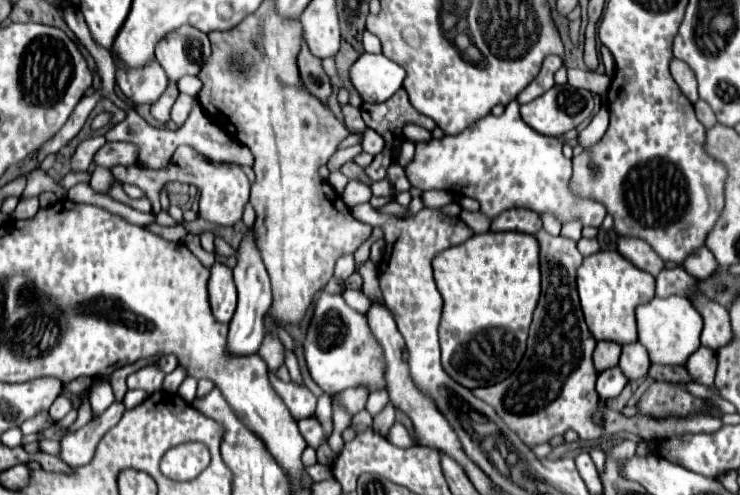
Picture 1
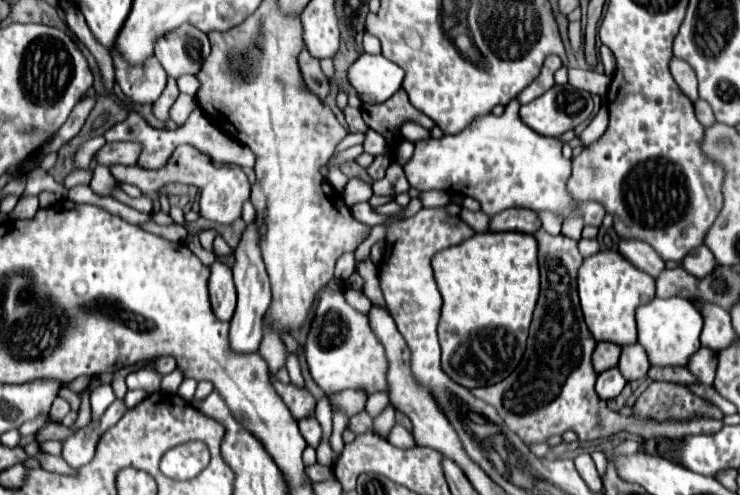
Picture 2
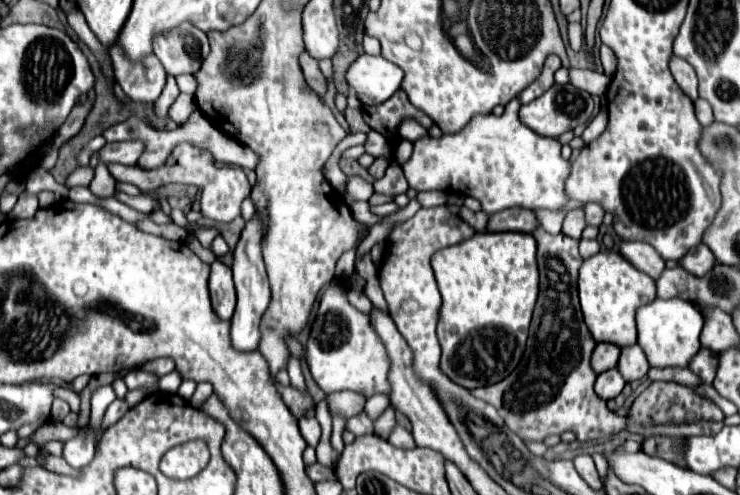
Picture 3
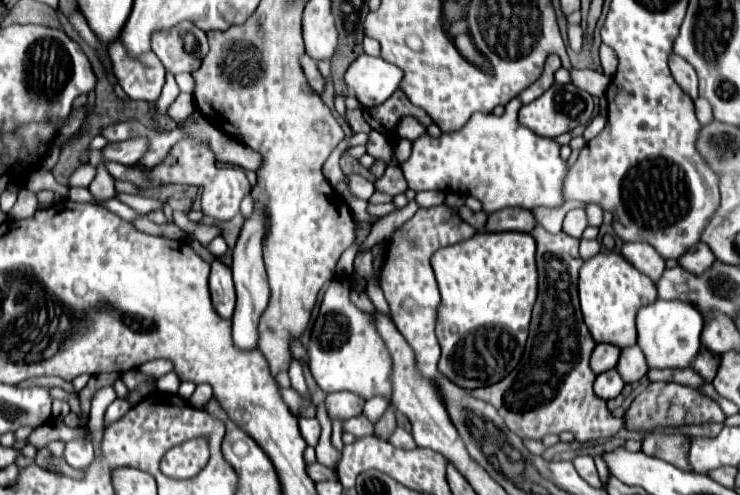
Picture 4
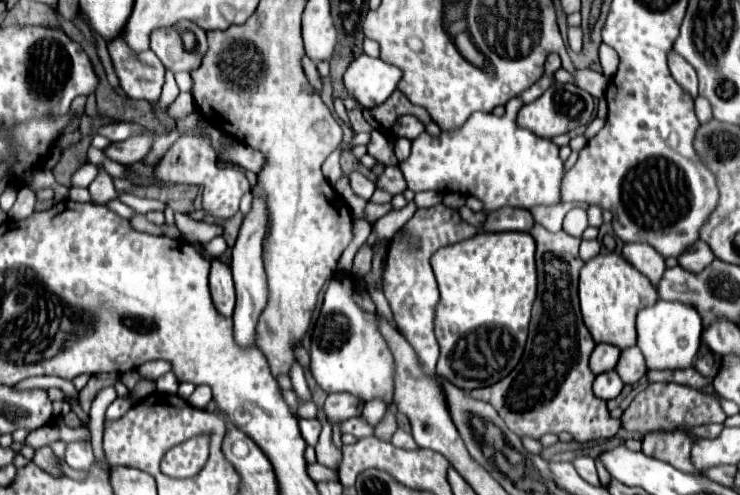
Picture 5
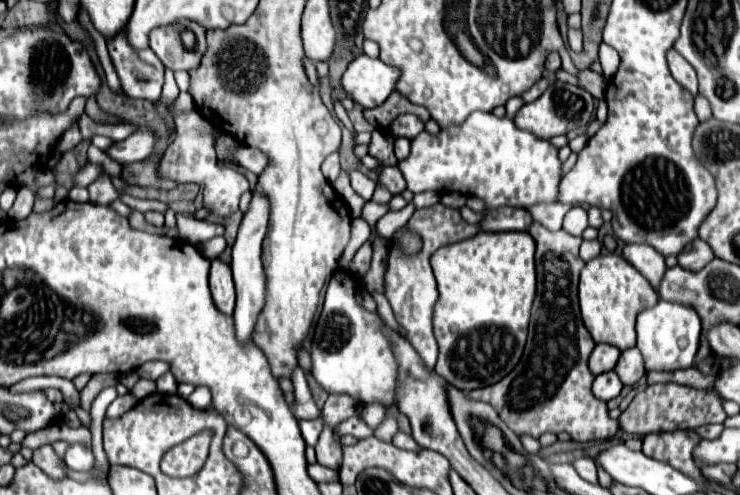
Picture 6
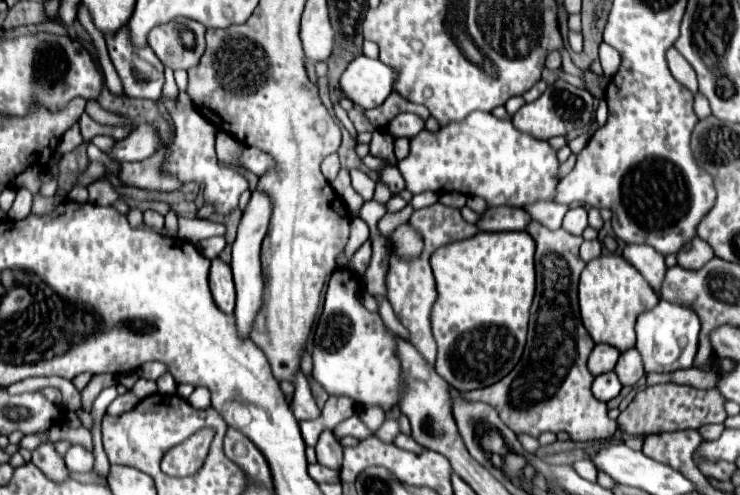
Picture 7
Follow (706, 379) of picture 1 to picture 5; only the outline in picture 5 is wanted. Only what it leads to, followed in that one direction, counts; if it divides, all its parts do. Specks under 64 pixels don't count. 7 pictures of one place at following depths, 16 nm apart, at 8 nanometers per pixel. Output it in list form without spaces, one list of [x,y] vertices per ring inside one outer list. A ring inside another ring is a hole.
[[[710,352],[710,354],[706,354],[704,358],[700,358],[700,360],[696,360],[694,362],[694,368],[700,372],[700,374],[704,374],[704,376],[714,376],[716,372],[718,372],[718,362],[716,362],[716,356]]]

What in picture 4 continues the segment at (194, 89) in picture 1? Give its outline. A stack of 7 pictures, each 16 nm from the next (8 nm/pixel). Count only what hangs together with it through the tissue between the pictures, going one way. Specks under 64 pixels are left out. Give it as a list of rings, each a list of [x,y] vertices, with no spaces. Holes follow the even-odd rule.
[[[180,73],[175,76],[177,85],[180,87],[182,92],[192,94],[194,91],[194,79],[189,73]]]

